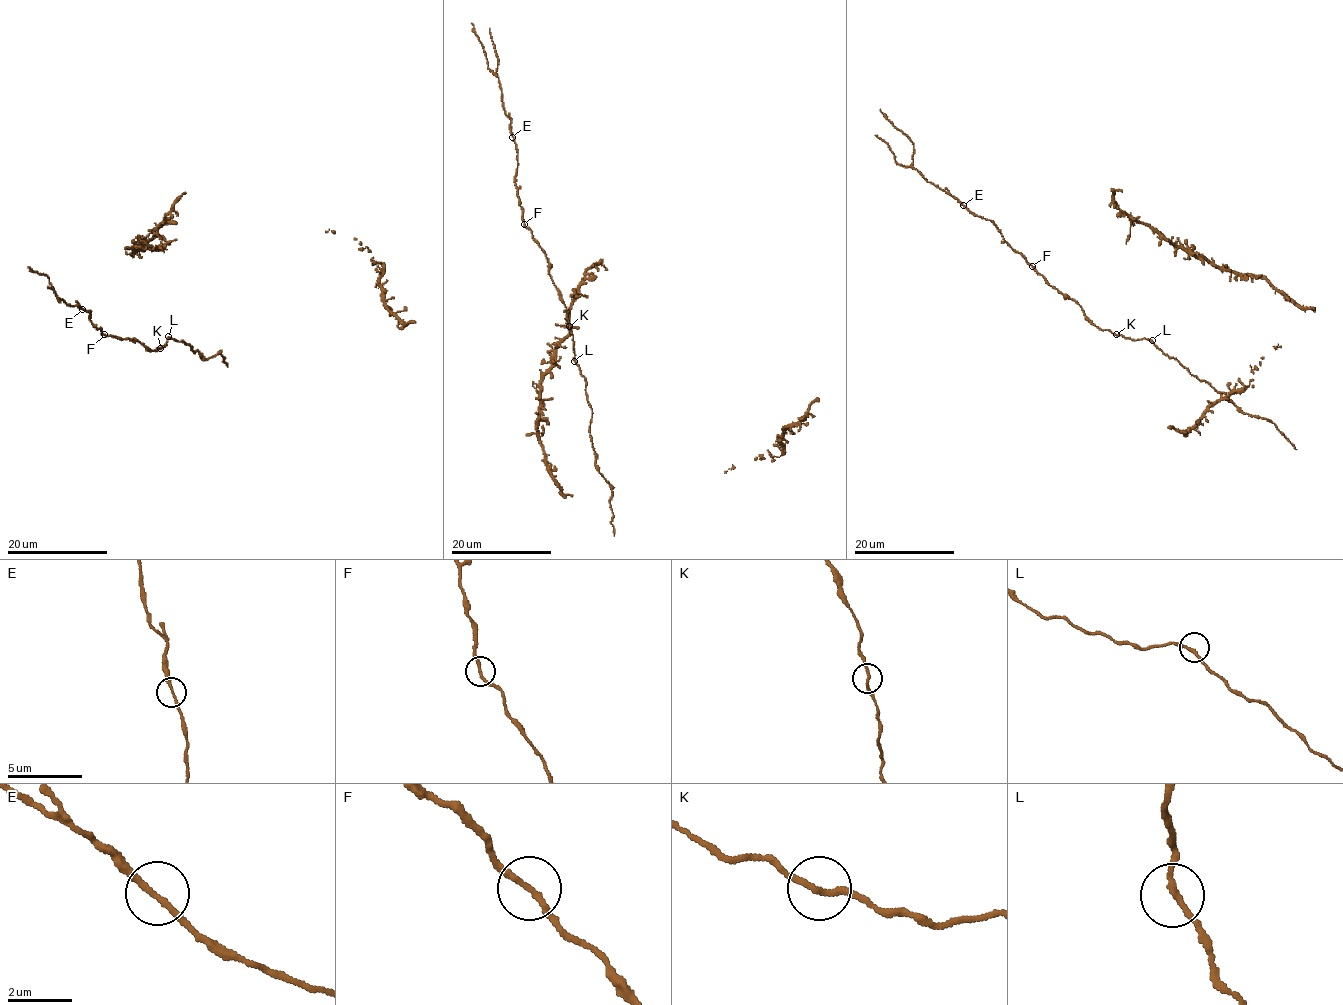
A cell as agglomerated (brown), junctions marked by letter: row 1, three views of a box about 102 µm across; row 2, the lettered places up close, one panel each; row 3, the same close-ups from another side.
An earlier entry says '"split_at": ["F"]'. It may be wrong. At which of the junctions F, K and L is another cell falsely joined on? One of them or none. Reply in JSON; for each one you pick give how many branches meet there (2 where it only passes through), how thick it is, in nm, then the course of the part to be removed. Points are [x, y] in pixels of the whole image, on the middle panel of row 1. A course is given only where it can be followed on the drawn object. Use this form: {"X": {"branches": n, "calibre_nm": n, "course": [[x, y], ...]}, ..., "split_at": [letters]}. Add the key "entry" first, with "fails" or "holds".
{"entry": "holds", "F": {"branches": 2, "calibre_nm": 190, "course": [[524, 224], [515, 184], [516, 145], [511, 133], [510, 120], [503, 108], [501, 88], [488, 67], [471, 23]]}, "split_at": ["F"]}

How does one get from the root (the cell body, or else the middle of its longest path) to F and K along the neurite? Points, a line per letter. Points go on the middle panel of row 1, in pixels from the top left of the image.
F: (574, 361), (567, 309), (549, 275), (545, 252), (524, 224)
K: (574, 361), (569, 326)

